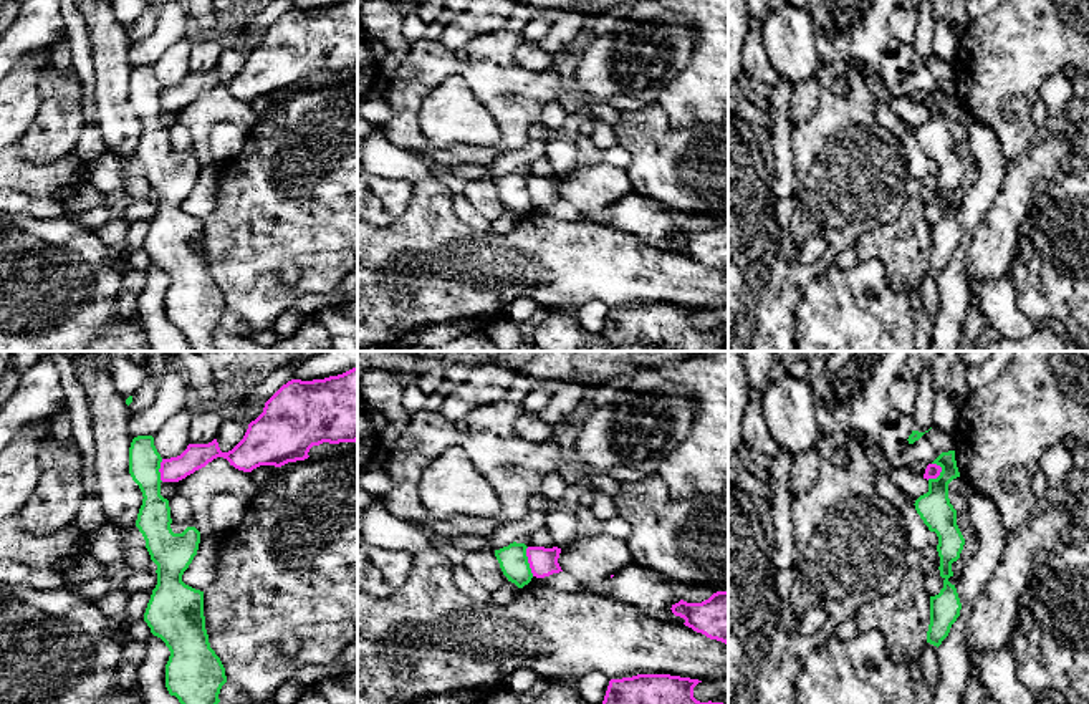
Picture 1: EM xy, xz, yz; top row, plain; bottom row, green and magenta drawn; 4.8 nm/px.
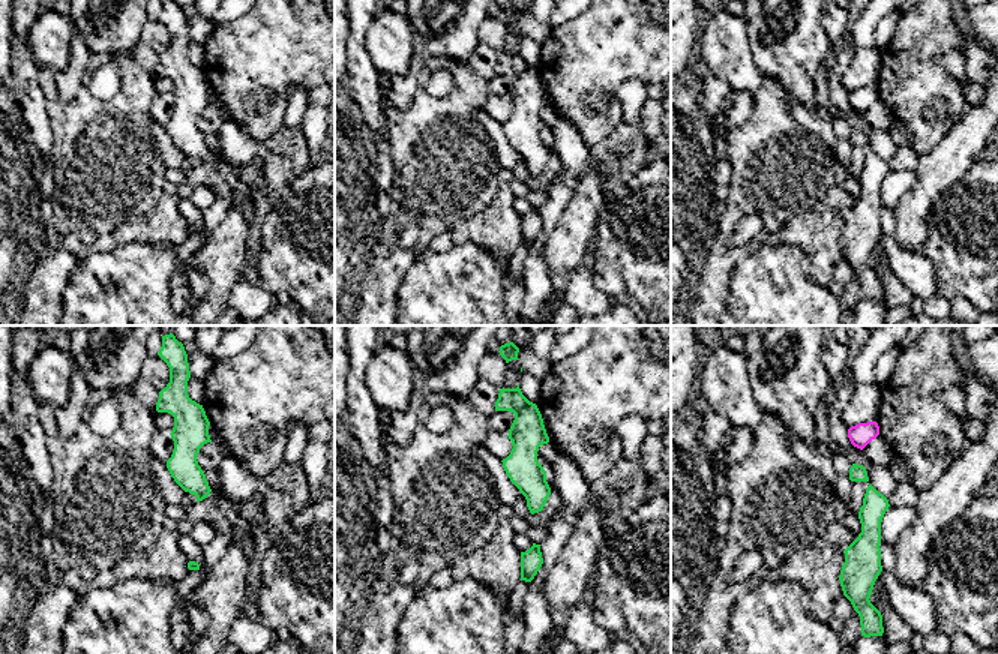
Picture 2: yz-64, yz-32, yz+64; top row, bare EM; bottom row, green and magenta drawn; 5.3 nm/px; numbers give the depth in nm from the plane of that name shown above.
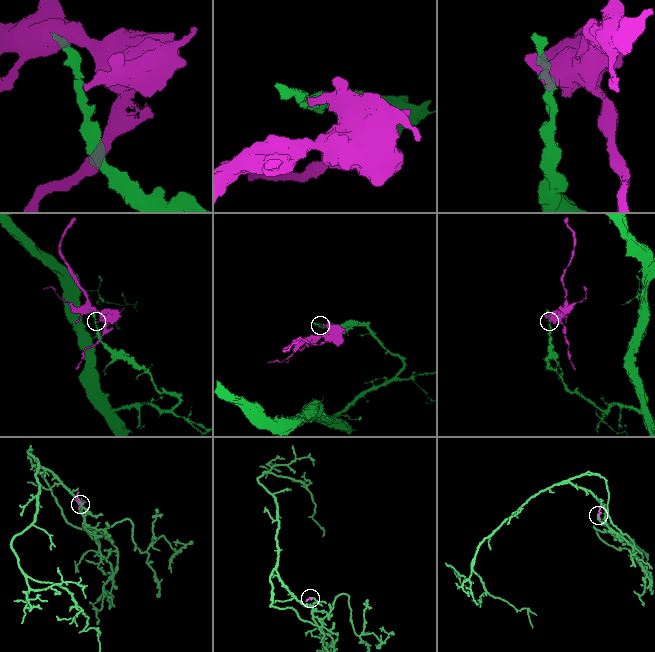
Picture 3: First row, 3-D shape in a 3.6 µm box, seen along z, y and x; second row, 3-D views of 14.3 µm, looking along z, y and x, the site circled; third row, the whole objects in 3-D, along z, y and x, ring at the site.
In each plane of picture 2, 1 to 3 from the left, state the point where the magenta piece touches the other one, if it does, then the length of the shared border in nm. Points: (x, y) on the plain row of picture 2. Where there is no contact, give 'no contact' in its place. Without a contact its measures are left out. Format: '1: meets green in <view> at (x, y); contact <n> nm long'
1: no contact
2: no contact
3: no contact

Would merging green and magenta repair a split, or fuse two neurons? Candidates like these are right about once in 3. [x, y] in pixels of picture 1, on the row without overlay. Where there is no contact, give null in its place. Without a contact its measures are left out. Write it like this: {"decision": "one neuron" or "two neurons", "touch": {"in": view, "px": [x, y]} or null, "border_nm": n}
{"decision": "two neurons", "touch": {"in": "xz", "px": [527, 191]}, "border_nm": 150}

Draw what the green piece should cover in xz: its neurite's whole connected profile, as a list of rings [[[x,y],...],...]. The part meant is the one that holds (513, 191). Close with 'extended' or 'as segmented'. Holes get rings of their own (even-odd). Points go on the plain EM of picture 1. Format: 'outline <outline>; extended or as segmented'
outline [[[510,172],[500,179],[495,179],[495,186],[500,192],[503,204],[508,210],[515,212],[518,217],[528,214],[533,207],[525,172]]]; as segmented

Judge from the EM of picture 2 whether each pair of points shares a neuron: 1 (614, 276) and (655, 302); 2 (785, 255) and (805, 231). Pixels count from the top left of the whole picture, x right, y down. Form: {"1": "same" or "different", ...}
{"1": "same", "2": "different"}

